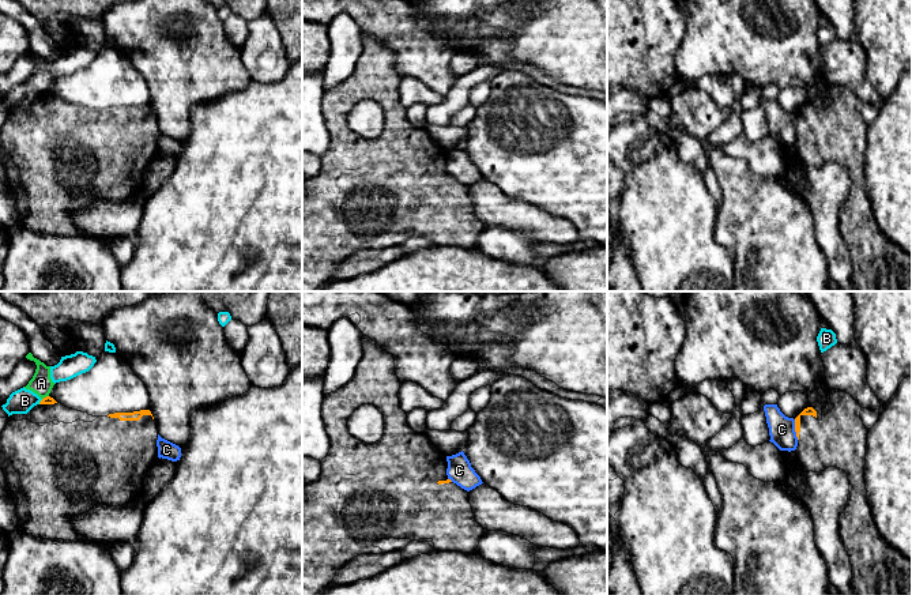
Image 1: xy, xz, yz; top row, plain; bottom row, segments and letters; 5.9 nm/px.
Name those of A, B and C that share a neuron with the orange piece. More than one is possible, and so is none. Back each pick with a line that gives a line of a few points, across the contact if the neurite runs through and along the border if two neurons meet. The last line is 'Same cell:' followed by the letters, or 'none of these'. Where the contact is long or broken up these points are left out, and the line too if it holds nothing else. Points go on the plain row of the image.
Same cell: none of these

